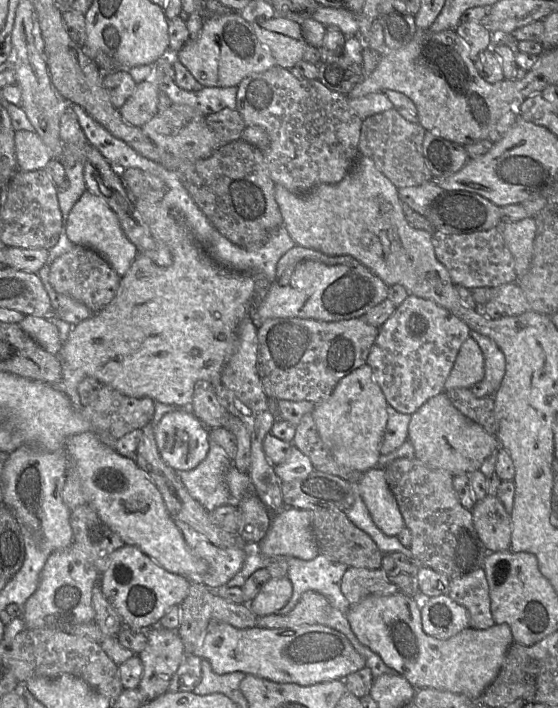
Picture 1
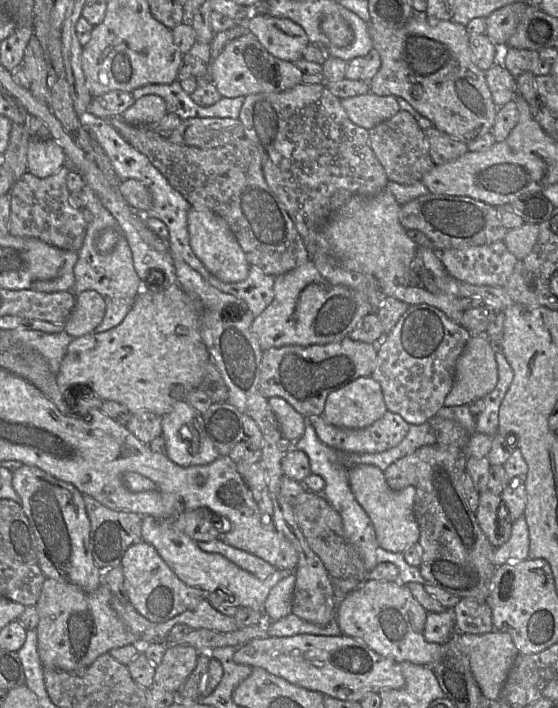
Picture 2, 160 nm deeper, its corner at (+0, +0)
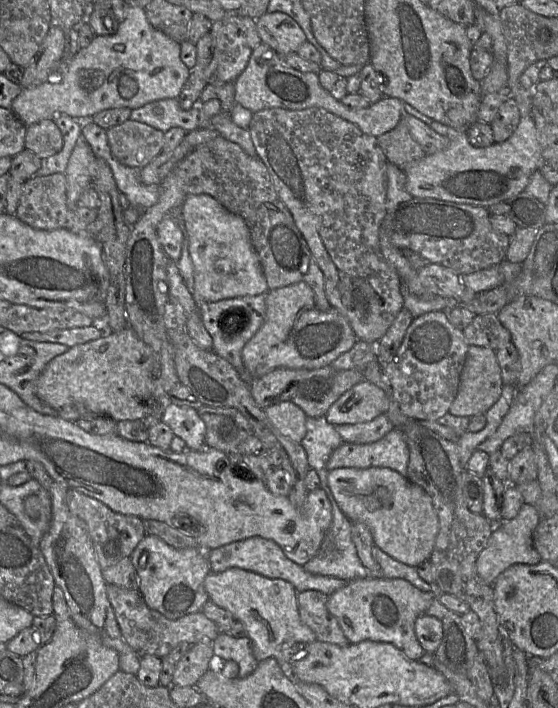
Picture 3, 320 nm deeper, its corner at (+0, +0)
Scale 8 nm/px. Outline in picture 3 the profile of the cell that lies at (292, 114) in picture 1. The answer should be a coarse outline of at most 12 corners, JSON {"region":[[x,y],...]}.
{"region":[[321,108],[248,130],[324,274],[376,344],[404,307],[380,249],[388,160]]}

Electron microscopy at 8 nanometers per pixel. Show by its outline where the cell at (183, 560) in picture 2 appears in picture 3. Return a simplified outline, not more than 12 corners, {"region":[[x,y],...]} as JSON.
{"region":[[231,567],[209,599],[240,620],[258,661],[290,672],[314,632],[295,587]]}

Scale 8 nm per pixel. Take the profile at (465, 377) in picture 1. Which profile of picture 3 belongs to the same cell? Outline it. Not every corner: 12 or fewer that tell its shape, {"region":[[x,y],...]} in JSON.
{"region":[[470,345],[455,416],[485,414],[502,392],[494,350]]}

